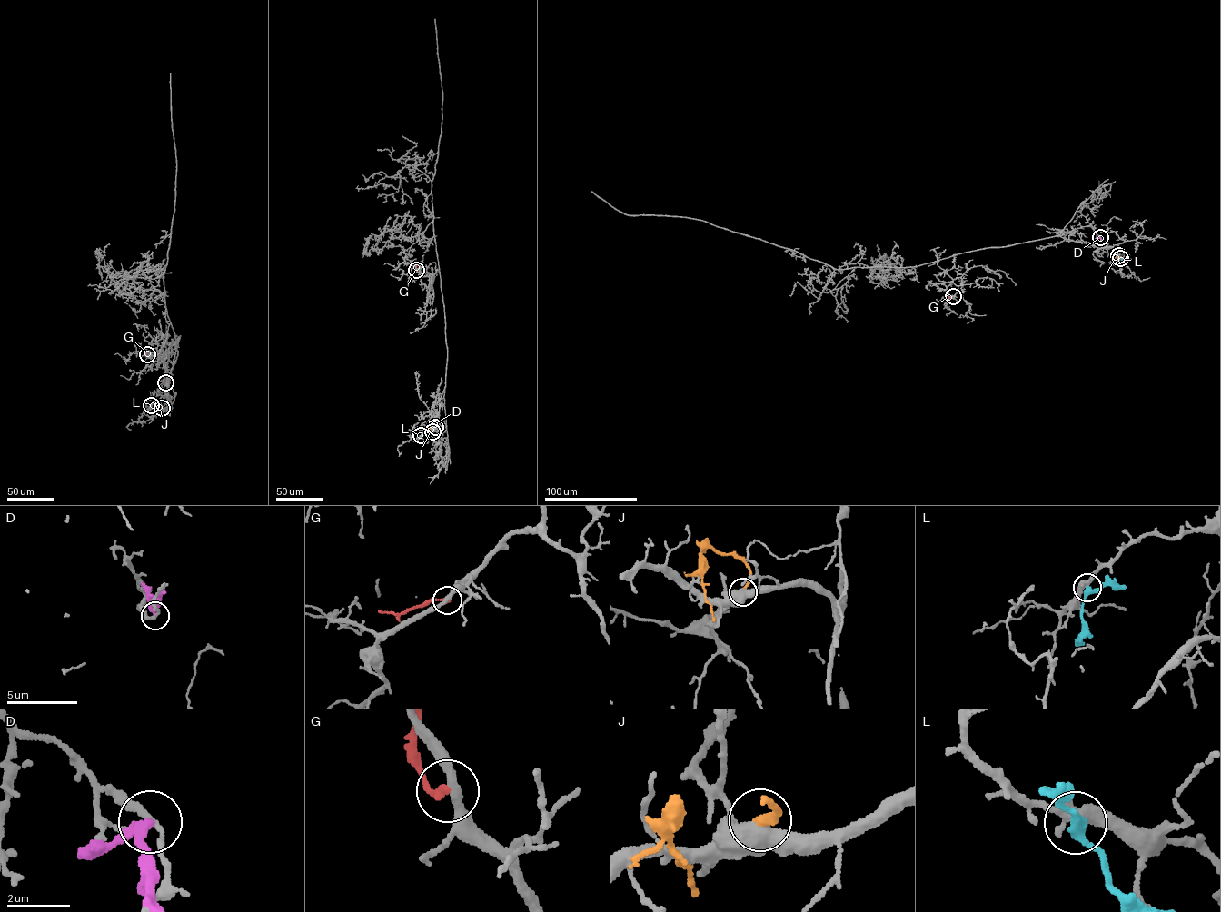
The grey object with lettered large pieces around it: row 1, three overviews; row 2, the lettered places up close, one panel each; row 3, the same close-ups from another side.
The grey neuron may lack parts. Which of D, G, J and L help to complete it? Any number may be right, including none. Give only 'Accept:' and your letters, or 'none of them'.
Accept: none of them

